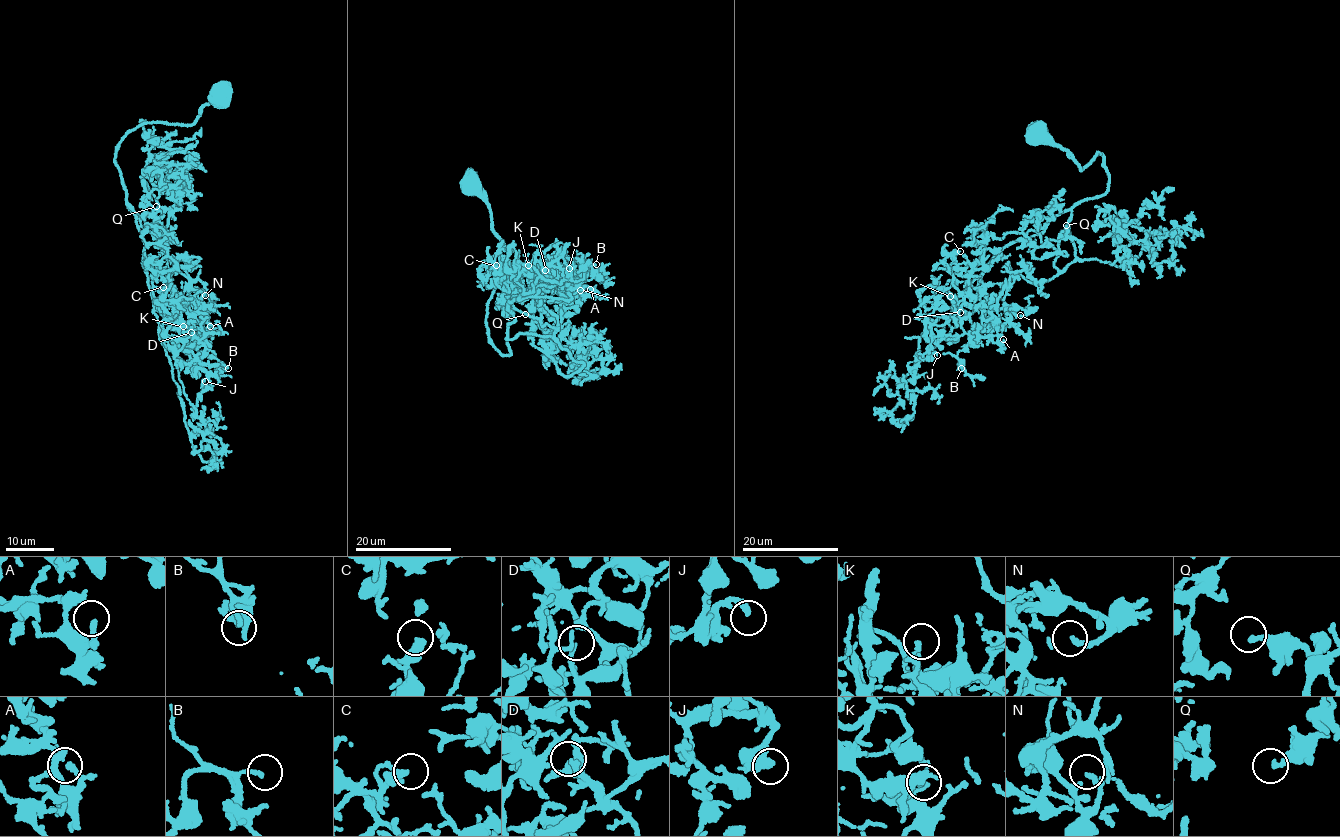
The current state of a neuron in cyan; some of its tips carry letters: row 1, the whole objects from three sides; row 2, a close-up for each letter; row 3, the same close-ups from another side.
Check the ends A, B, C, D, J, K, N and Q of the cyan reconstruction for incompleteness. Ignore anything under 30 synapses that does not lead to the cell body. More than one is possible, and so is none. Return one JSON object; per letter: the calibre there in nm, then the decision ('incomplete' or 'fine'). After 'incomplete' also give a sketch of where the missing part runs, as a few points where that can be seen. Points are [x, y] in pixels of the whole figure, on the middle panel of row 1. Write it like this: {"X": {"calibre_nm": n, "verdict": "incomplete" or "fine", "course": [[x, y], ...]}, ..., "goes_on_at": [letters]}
{"A": {"calibre_nm": 140, "verdict": "fine"}, "B": {"calibre_nm": 160, "verdict": "fine"}, "C": {"calibre_nm": 340, "verdict": "fine"}, "D": {"calibre_nm": 180, "verdict": "fine"}, "J": {"calibre_nm": 220, "verdict": "incomplete", "course": [[569, 268], [572, 252], [582, 241]]}, "K": {"calibre_nm": 130, "verdict": "fine"}, "N": {"calibre_nm": 200, "verdict": "fine"}, "Q": {"calibre_nm": 240, "verdict": "fine"}, "goes_on_at": ["J"]}

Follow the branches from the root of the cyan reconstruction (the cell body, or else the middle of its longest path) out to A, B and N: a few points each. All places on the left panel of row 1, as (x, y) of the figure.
A: (221, 95), (190, 124), (152, 121), (130, 131), (114, 159), (145, 242), (155, 309), (191, 338), (210, 326)
B: (221, 95), (190, 124), (152, 121), (130, 131), (114, 164), (145, 242), (155, 309), (228, 368)
N: (221, 95), (190, 124), (130, 131), (114, 159), (155, 309), (176, 327), (174, 306), (205, 295)

